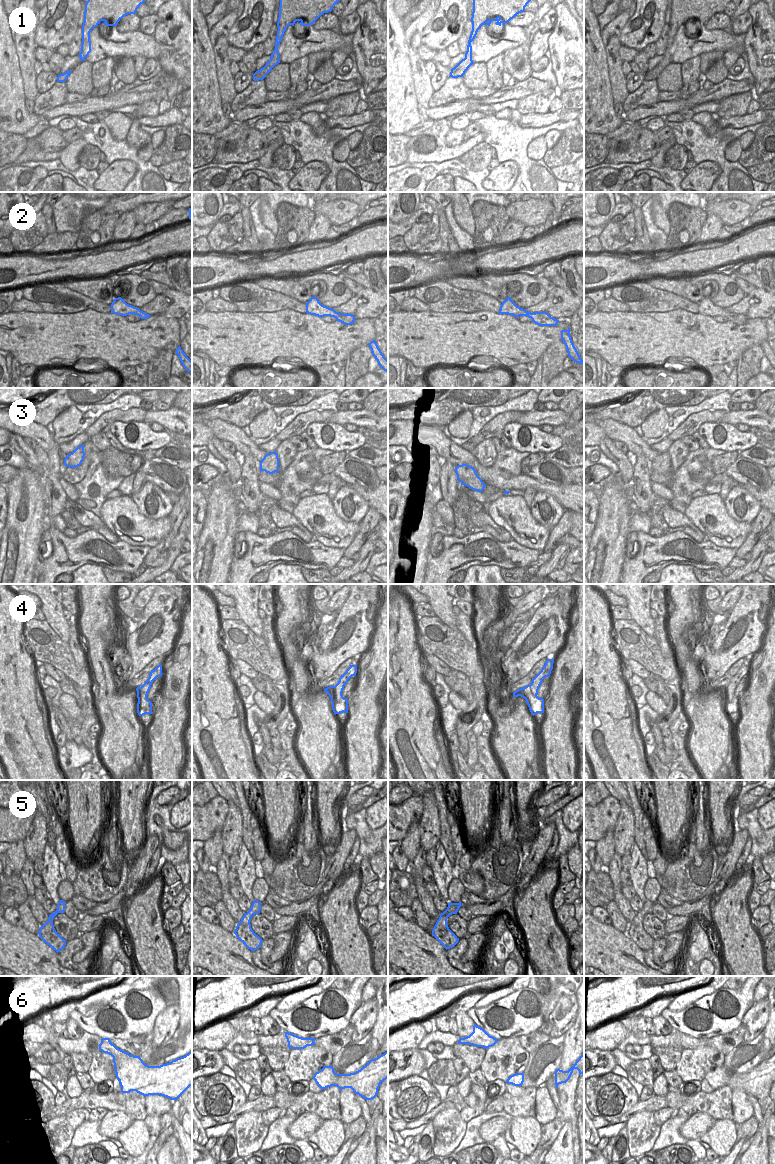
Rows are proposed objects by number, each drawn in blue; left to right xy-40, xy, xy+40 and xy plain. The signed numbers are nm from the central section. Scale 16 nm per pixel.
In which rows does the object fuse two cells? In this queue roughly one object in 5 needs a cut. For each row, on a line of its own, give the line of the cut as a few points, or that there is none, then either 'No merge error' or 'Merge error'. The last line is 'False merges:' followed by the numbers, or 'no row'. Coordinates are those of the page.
1: No split. No merge error
2: No split. No merge error
3: No split. No merge error
4: Split along xy+40 (550, 670), (531, 690), (534, 697), (526, 701). Merge error
5: No split. No merge error
6: No split. No merge error
False merges: 4.

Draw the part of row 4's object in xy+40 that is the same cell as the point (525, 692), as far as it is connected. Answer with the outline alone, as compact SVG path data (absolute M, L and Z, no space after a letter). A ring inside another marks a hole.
M547 659L545 662L544 667L541 669L541 671L532 679L532 682L530 685L527 685L523 688L520 688L518 690L516 690L515 692L513 692L513 697L518 697L521 696L523 697L526 701L531 701L534 698L539 698L538 696L534 696L532 694L532 689L534 686L537 685L538 682L541 682L542 679L544 678L545 675L547 675L547 673L549 671L552 671L553 669L553 663L554 663L554 659Z

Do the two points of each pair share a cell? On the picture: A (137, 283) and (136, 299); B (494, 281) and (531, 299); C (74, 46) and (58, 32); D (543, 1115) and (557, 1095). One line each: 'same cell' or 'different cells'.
A: same cell
B: same cell
C: different cells
D: different cells

